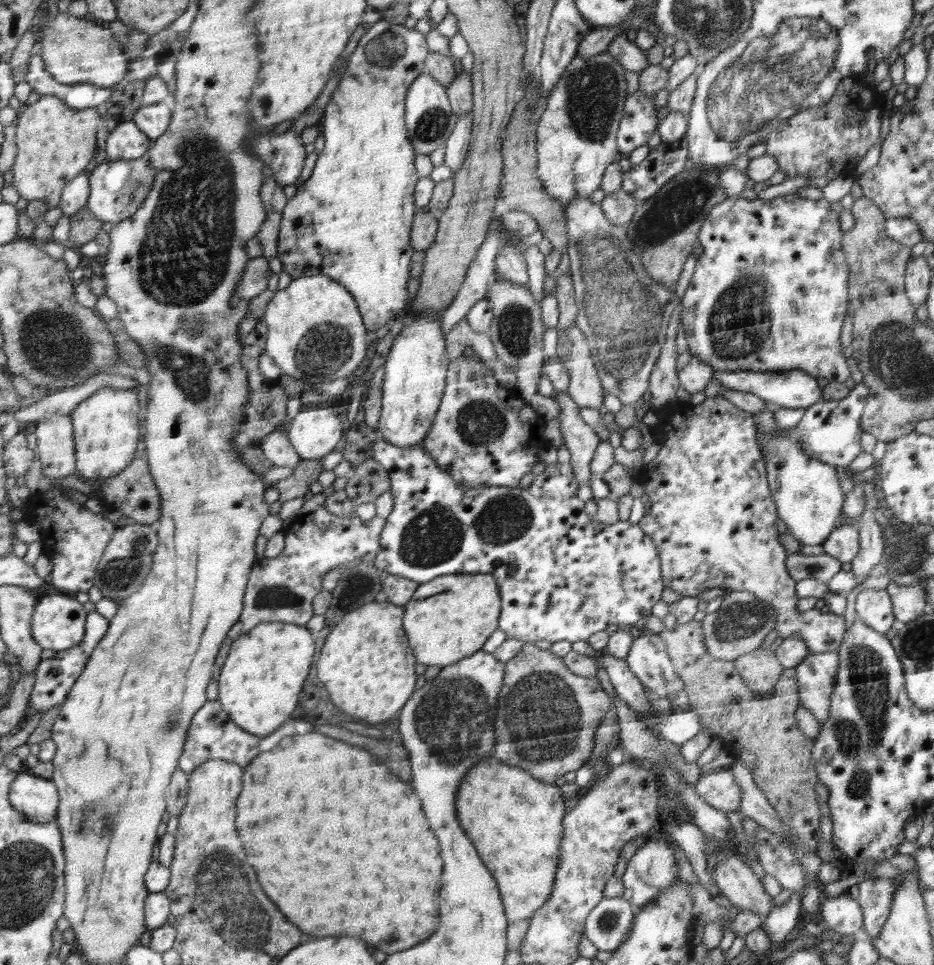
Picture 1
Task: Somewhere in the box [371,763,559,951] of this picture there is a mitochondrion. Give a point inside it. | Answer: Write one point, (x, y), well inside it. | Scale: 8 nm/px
(392, 936)

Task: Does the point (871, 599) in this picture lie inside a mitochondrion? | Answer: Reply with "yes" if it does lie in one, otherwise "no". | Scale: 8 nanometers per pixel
no

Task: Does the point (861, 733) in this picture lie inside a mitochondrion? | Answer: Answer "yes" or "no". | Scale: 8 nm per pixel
yes

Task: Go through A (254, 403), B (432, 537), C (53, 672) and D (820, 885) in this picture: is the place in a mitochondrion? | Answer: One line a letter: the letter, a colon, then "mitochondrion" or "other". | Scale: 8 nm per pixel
A: other
B: mitochondrion
C: other
D: other

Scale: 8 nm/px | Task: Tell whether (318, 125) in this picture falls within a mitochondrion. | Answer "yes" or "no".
no

